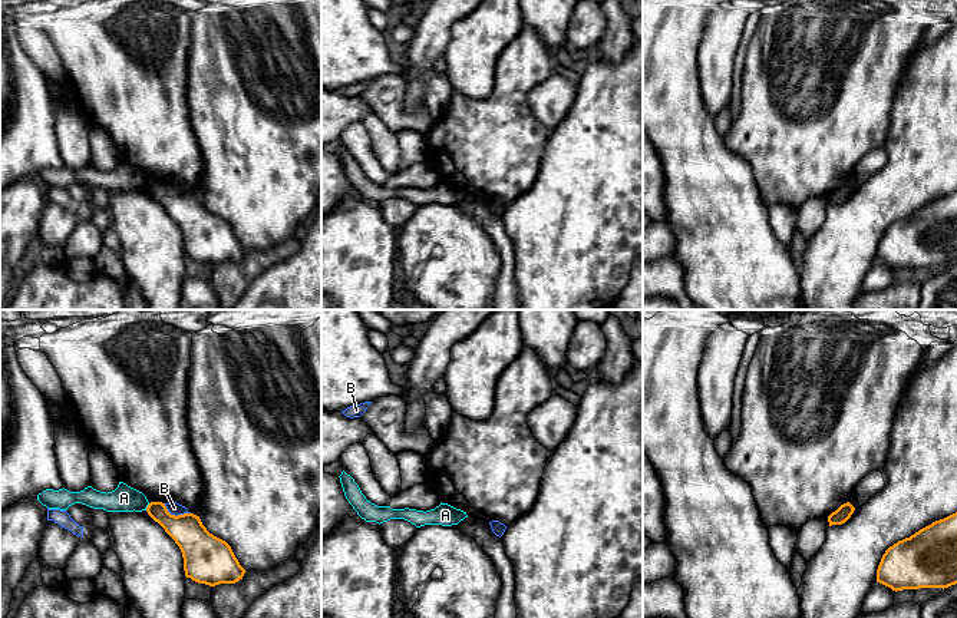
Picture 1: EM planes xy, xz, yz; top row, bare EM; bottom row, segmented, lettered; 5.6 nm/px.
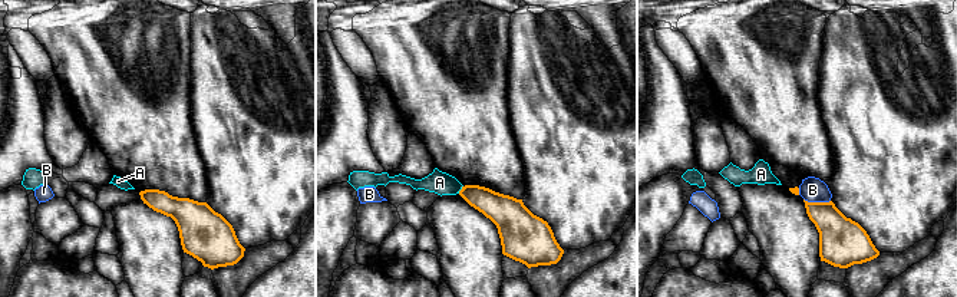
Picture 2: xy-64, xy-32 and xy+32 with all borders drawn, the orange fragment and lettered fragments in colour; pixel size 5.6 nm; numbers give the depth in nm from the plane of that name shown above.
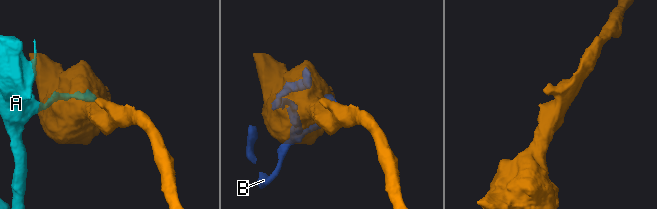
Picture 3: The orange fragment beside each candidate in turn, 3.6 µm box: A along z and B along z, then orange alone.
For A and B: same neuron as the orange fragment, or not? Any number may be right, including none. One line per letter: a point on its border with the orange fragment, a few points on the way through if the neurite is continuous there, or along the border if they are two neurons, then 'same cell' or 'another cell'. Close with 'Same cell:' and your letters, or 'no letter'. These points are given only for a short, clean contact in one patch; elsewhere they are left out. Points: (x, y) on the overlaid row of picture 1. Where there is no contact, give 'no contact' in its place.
A: meets orange in xy at (148, 506); border along xy (149, 504), (145, 509); another cell
B: meets orange in xy at (174, 515); another cell
Same cell: no letter

